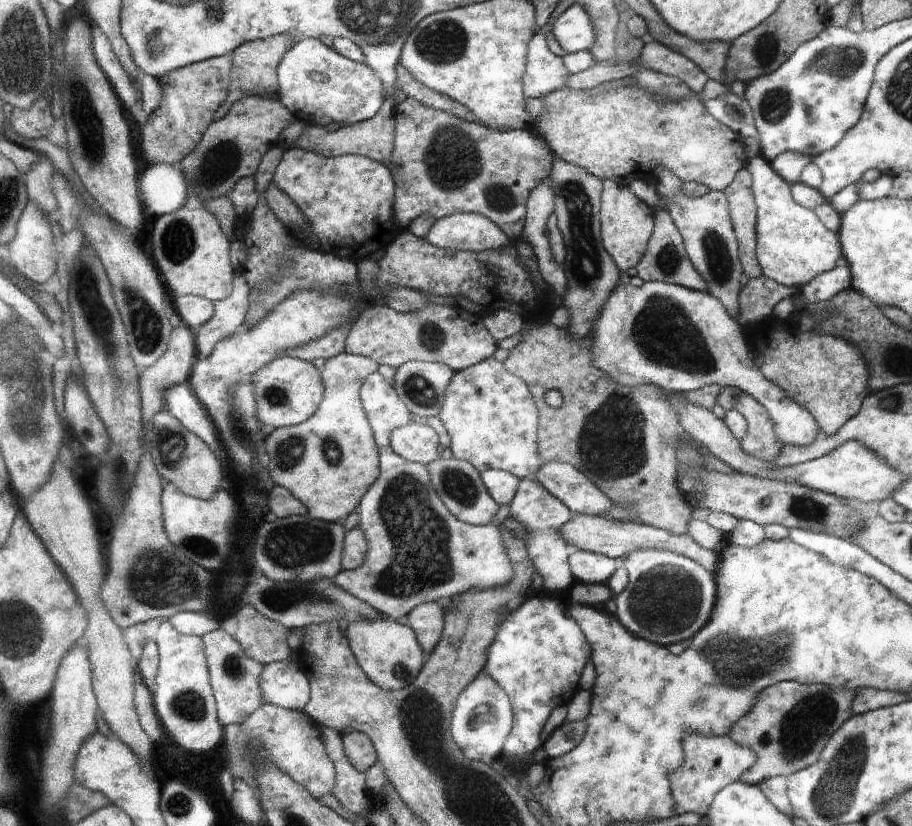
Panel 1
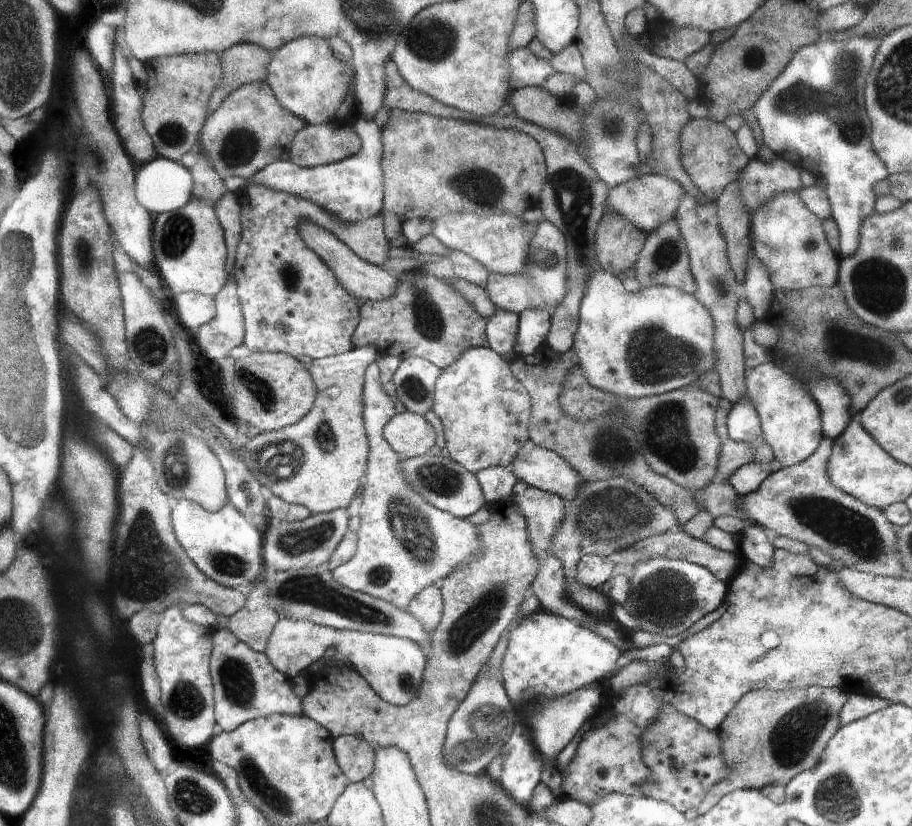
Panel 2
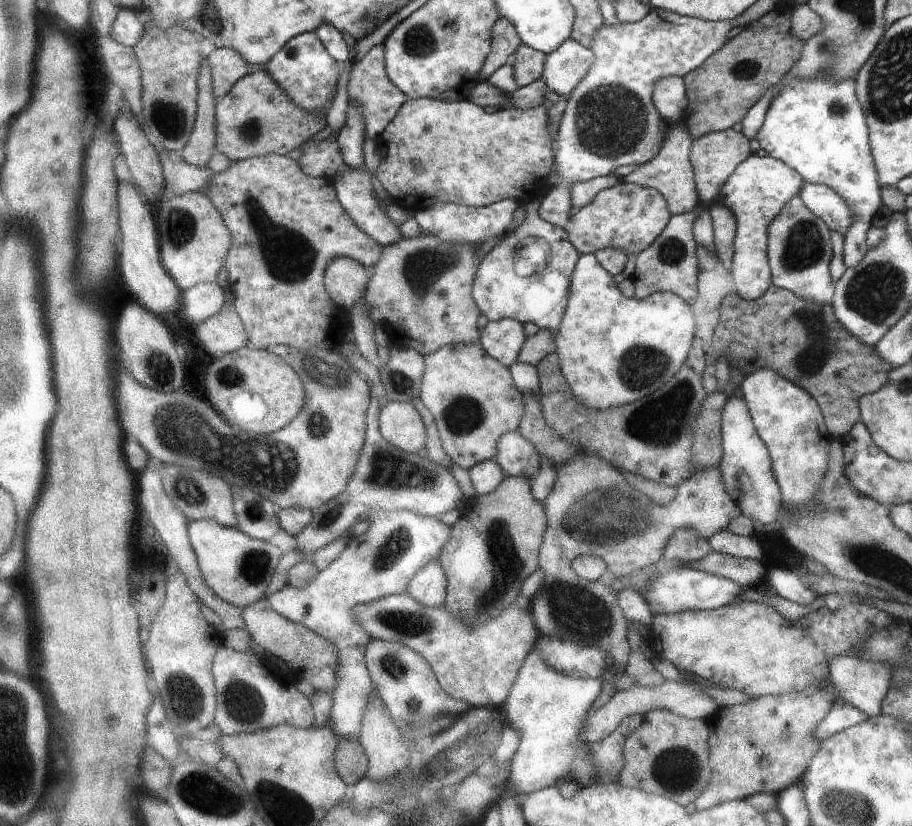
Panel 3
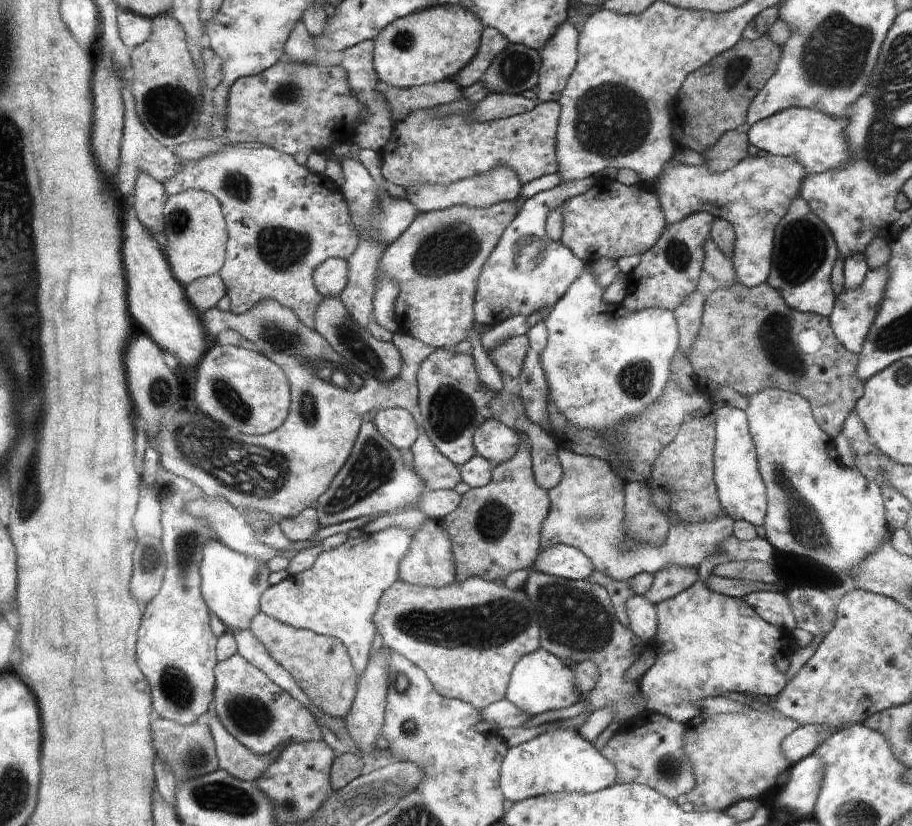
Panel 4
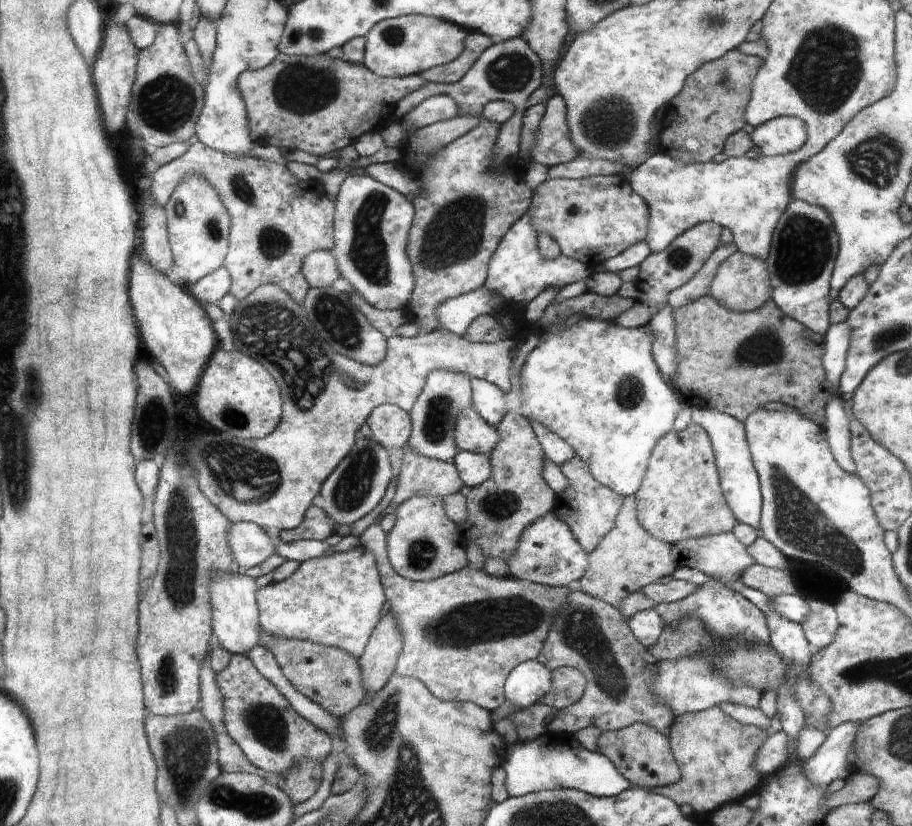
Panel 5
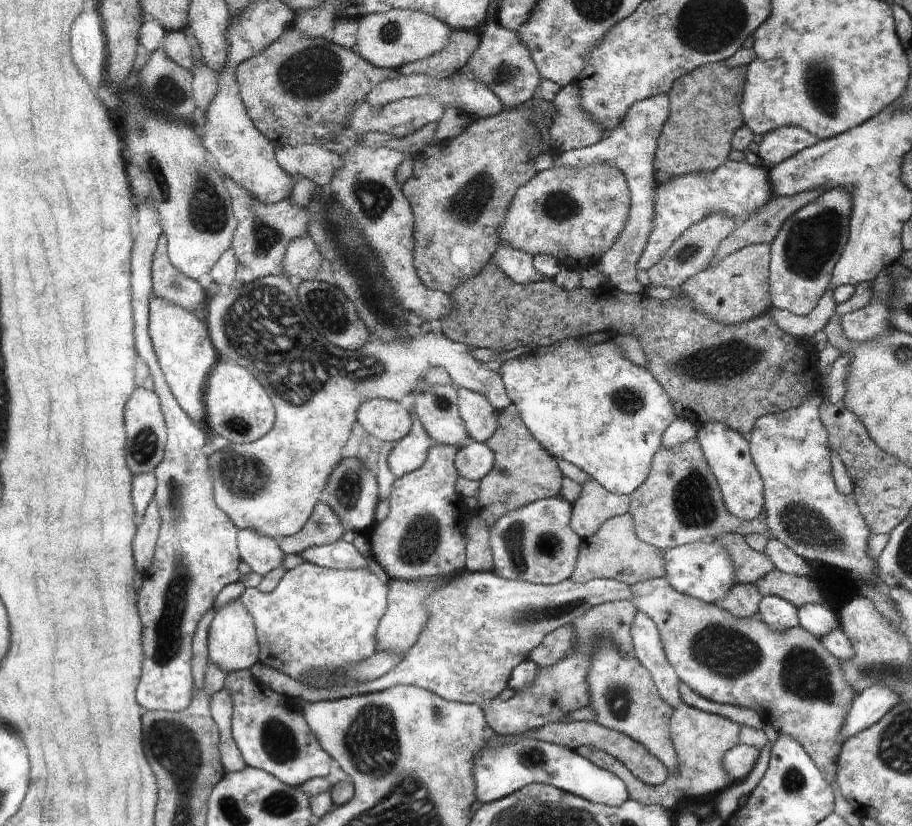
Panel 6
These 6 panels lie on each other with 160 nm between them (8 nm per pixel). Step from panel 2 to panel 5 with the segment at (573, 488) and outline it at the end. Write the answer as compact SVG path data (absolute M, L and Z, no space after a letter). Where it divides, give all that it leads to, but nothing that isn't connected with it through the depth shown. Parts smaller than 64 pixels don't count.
M473 406L464 409L457 417L455 442L460 450L482 453L489 457L499 444L499 438L496 427L488 424Z

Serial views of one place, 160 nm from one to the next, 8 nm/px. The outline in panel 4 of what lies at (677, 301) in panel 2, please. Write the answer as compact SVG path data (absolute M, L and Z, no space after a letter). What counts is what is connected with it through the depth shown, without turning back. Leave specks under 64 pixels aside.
M585 265L583 272L575 278L575 281L571 284L567 290L566 296L562 298L552 309L552 312L545 318L545 324L547 326L547 338L548 346L543 350L541 355L541 363L545 370L545 378L547 380L548 400L552 399L558 405L558 411L560 411L572 424L579 426L583 429L594 429L597 431L610 431L614 432L614 438L621 439L621 424L630 417L640 414L647 406L654 404L666 388L668 382L668 376L670 376L670 362L677 353L679 347L679 330L675 312L672 309L665 309L660 307L652 307L642 309L639 311L629 311L625 309L621 304L606 303L602 299L605 288L597 282L597 276L593 273L592 266Z

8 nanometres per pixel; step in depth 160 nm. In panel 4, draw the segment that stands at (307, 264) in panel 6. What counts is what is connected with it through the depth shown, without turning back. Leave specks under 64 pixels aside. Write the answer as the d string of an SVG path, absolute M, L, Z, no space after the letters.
M332 257L315 270L315 286L326 297L338 297L349 282L349 264L344 259Z

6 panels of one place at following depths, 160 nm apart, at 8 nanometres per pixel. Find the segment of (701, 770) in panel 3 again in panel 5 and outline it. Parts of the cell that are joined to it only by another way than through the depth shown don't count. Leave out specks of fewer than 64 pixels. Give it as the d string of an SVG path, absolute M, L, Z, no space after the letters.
M636 723L617 731L603 731L597 745L599 752L611 759L632 785L654 789L681 780L681 768L671 750L670 738L653 726Z

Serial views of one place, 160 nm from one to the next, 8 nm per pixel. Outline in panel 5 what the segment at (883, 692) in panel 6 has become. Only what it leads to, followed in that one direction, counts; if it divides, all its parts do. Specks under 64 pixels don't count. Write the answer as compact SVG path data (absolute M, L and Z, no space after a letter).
M843 723L832 730L827 730L827 737L820 748L804 761L804 772L812 783L826 789L832 781L846 779L850 772L847 770L847 756L854 746L855 736L858 733L860 723Z

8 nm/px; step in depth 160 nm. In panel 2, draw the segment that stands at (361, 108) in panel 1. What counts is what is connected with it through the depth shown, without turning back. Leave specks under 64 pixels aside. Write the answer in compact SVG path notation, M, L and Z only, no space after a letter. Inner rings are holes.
M304 36L271 52L266 82L287 111L307 124L320 125L328 122L342 104L352 82L352 68L336 60L322 38ZM357 112L347 115L343 123L350 128L355 128L361 141L360 150L352 157L314 168L302 168L302 166L296 166L294 162L280 159L251 177L250 182L258 182L272 190L282 190L282 192L290 192L300 198L306 198L318 204L320 208L324 208L330 216L338 218L339 222L352 224L352 222L382 215L384 208L382 130L374 120L364 121Z

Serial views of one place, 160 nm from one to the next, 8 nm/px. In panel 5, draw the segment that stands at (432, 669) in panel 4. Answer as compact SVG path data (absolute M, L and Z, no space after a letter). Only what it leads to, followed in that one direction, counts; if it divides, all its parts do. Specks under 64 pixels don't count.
M380 517L372 523L360 536L359 541L365 547L372 549L377 554L377 562L380 562L380 574L382 574L383 593L386 595L388 602L389 613L394 617L394 622L403 635L403 650L399 656L398 668L394 675L404 675L415 679L420 679L430 690L436 698L444 701L466 702L470 701L476 703L478 706L484 707L491 712L495 711L505 701L504 698L504 682L508 678L510 671L521 662L537 658L543 650L544 641L547 638L548 629L551 626L551 620L555 612L566 602L568 587L549 587L530 581L514 579L510 577L500 577L488 574L486 570L474 569L468 564L455 573L447 574L446 577L440 577L431 581L412 581L401 576L394 567L387 560L387 534L382 530L379 524Z

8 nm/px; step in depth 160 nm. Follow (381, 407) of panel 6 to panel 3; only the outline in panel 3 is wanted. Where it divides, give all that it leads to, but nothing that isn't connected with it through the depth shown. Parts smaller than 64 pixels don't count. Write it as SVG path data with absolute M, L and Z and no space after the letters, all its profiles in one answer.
M388 401L379 412L382 435L396 448L417 453L427 444L427 429L419 411L412 403Z

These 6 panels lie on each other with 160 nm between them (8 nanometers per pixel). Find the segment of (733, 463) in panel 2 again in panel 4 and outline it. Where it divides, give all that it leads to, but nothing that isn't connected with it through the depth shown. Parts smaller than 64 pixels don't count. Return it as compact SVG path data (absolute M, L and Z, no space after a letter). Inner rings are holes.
M568 449L557 450L558 460L563 470L562 480L548 491L551 499L551 510L547 514L542 526L542 546L549 549L557 543L576 547L583 551L591 561L595 563L595 570L605 574L614 580L628 581L640 573L652 573L655 575L659 570L668 565L680 565L685 567L701 568L704 561L711 554L719 554L719 546L728 540L734 532L734 522L730 515L722 513L713 519L696 519L687 521L676 517L669 525L666 540L659 545L653 545L646 541L633 539L625 527L625 502L626 480L620 478L613 471L611 464L604 459L590 455L579 455ZM534 570L529 572L523 588L538 612L544 650L556 655L564 663L566 659L572 659L576 663L591 660L598 667L600 678L586 699L590 703L587 712L572 719L554 724L543 723L531 729L506 727L497 733L497 737L502 738L508 747L513 747L546 732L550 727L570 727L578 730L594 709L605 706L615 706L615 719L630 720L642 714L640 706L633 702L633 696L638 693L638 685L628 682L626 671L644 653L645 642L630 627L625 627L619 621L608 591L602 585L584 579L566 580Z

